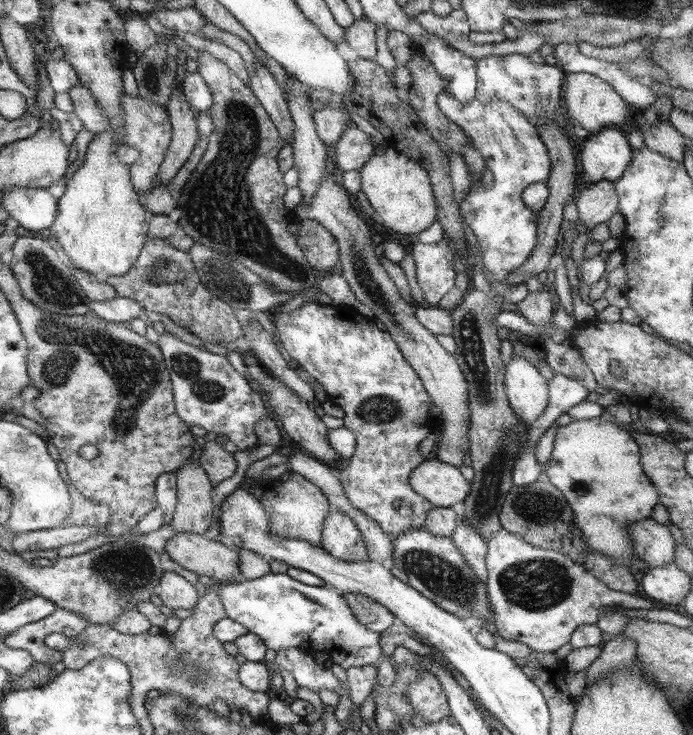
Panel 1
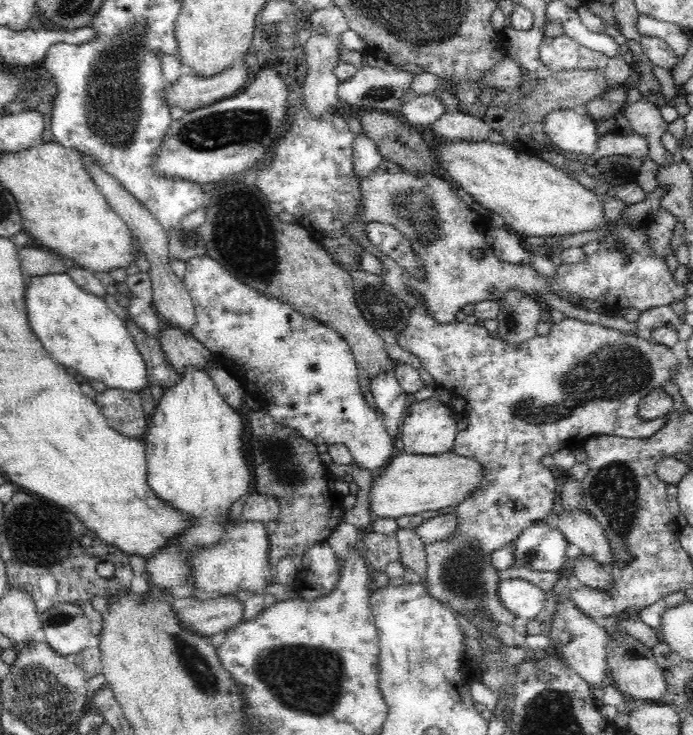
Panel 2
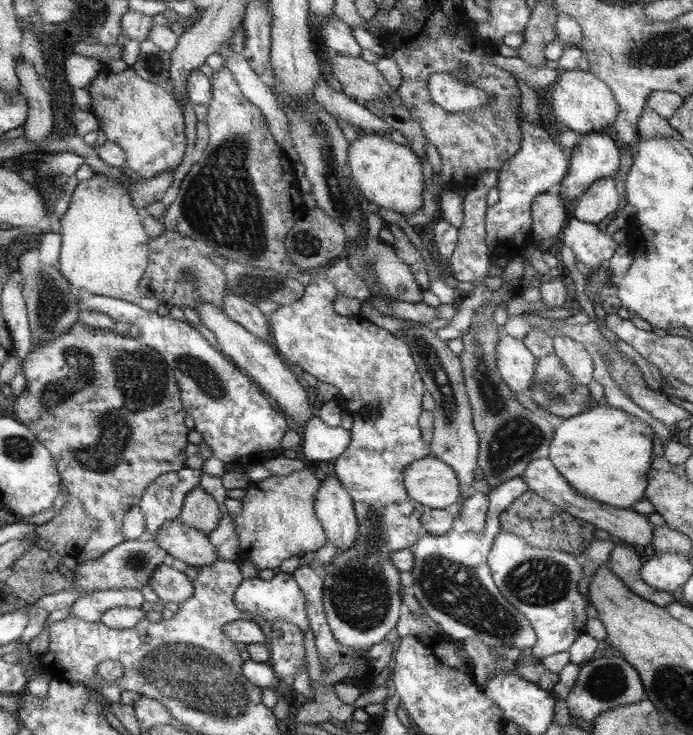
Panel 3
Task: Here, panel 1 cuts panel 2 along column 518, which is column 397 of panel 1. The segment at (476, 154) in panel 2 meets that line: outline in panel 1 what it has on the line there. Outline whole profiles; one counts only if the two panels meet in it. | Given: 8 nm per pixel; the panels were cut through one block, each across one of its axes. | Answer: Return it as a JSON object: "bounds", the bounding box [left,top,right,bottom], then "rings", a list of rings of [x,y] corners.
{"bounds":[359,144,435,234],"rings":[[[377,144],[371,158],[359,170],[361,176],[361,192],[367,196],[367,202],[377,220],[381,220],[383,228],[389,234],[413,234],[429,228],[435,222],[435,202],[429,188],[429,172],[419,166],[413,158],[393,150],[387,144]]]}

